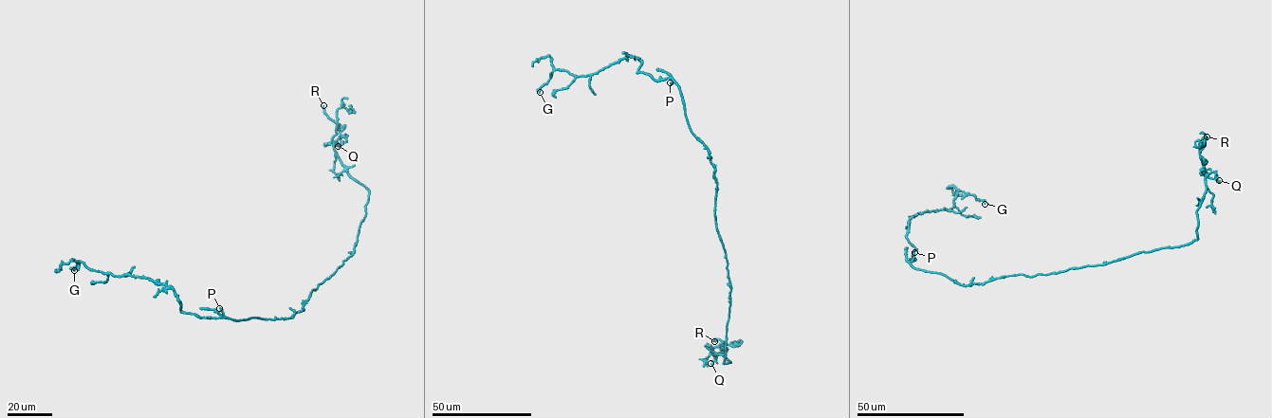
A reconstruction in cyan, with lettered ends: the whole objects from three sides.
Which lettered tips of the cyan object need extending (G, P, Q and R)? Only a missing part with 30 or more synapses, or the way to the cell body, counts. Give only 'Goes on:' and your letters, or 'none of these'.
Goes on: R

